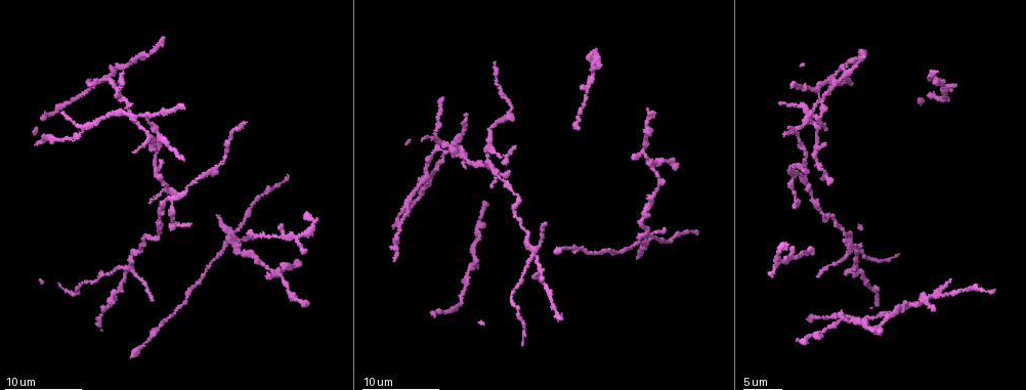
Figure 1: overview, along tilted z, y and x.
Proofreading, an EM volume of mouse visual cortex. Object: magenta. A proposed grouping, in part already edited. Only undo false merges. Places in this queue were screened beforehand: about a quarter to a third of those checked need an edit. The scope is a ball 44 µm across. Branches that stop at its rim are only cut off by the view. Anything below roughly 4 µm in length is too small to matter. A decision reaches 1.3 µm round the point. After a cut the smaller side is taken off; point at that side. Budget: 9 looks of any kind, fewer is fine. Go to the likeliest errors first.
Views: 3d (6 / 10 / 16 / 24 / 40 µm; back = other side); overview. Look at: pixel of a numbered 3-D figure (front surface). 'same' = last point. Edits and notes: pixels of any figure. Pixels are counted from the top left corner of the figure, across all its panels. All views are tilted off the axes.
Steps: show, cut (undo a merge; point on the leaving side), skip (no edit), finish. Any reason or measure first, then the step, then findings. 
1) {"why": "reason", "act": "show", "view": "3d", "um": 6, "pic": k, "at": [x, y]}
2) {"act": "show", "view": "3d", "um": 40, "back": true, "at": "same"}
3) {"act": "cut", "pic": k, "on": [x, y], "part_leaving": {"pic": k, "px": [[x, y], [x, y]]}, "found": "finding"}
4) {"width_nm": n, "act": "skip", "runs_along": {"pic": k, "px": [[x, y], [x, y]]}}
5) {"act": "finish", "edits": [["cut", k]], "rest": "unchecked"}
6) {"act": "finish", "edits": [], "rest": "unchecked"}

{"why": "looks like a crossing", "act": "show", "view": "3d", "um": 16, "pic": 1, "at": [927, 297]}

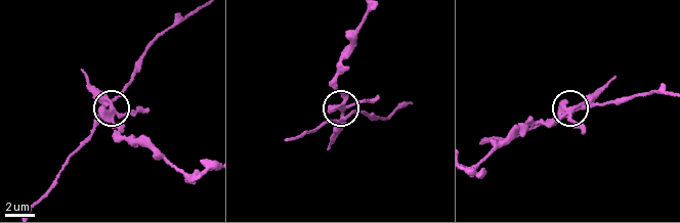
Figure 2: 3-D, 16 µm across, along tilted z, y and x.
{"act": "show", "view": "3d", "um": 6, "pic": 2, "at": [109, 106]}

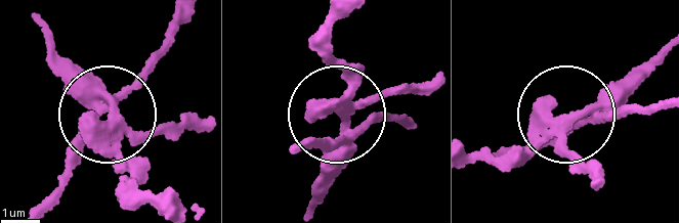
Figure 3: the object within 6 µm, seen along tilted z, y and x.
{"width_nm": 240, "act": "cut", "pic": 3, "on": [78, 158], "part_leaving": {"pic": 3, "px": [[102, 104], [34, 209]]}, "found": "two neurons meet here"}

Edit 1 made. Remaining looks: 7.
{"why": "see it whole again", "act": "show", "view": "overview"}

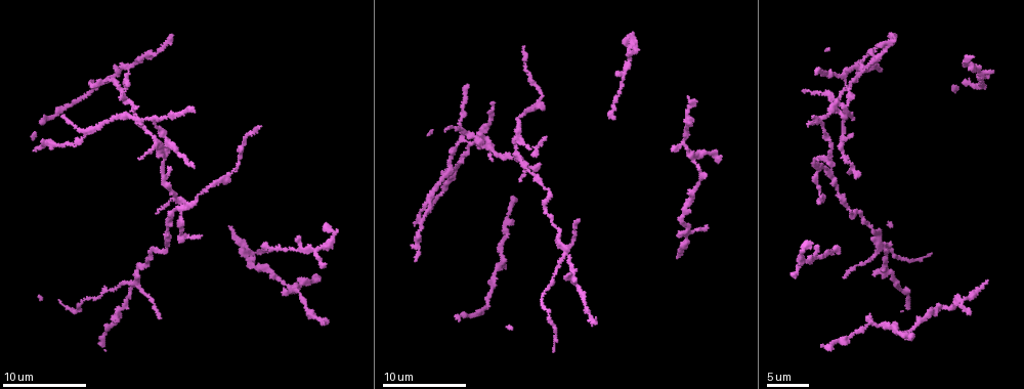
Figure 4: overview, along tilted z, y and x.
{"why": "two arms in line, one across", "act": "show", "view": "3d", "um": 10, "pic": 4, "at": [562, 257]}

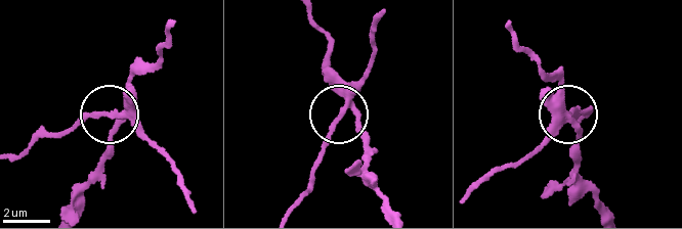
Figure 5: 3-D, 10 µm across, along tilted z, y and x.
{"act": "show", "view": "3d", "um": 10, "back": true, "pic": 5, "at": [114, 116]}

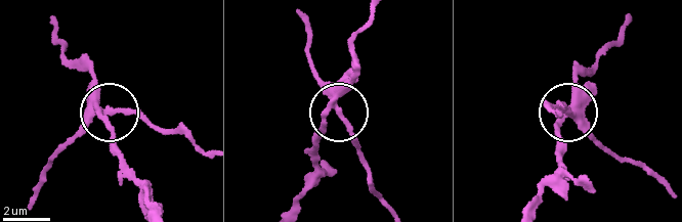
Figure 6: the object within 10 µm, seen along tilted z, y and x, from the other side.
{"act": "cut", "pic": 6, "on": [73, 137], "part_leaving": {"pic": 6, "px": [[90, 107], [132, 113], [202, 149]]}, "found": "a second neuron is stuck on"}

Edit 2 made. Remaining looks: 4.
{"why": "arms part here", "act": "show", "view": "3d", "um": 6, "pic": 4, "at": [181, 212]}

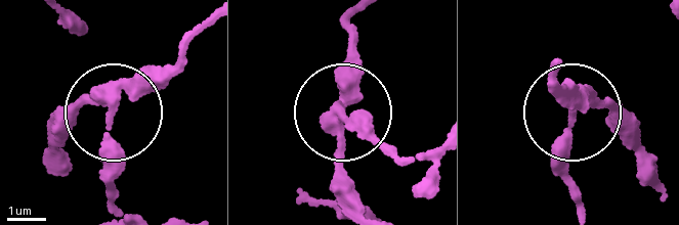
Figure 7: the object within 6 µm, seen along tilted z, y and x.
{"arms": 3, "act": "skip", "runs_along": {"pic": 7, "px": [[363, 206], [340, 148], [356, 33]]}, "found": "all the same neuron"}

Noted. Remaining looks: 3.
{"why": "three arms meet", "act": "show", "view": "3d", "um": 10, "pic": 4, "at": [174, 198]}

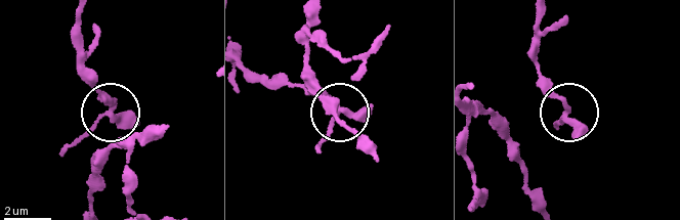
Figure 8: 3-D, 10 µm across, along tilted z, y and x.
{"arms": 3, "act": "skip", "found": "one neuron here"}

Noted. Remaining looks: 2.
{"why": "two arms in line, one across", "act": "show", "view": "3d", "um": 10, "pic": 4, "at": [888, 275]}

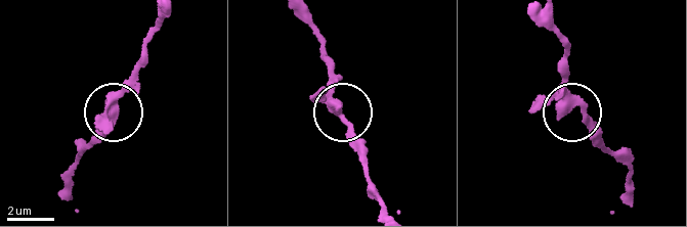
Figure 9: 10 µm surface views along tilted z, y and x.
{"width_nm": 330, "act": "skip", "runs_along": {"pic": 9, "px": [[547, 17], [564, 51], [566, 109], [580, 114], [608, 149]]}, "found": "one neuron here"}

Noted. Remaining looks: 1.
{"act": "finish", "edits": [["cut", 3], ["cut", 6]], "rest": "unchecked"}

